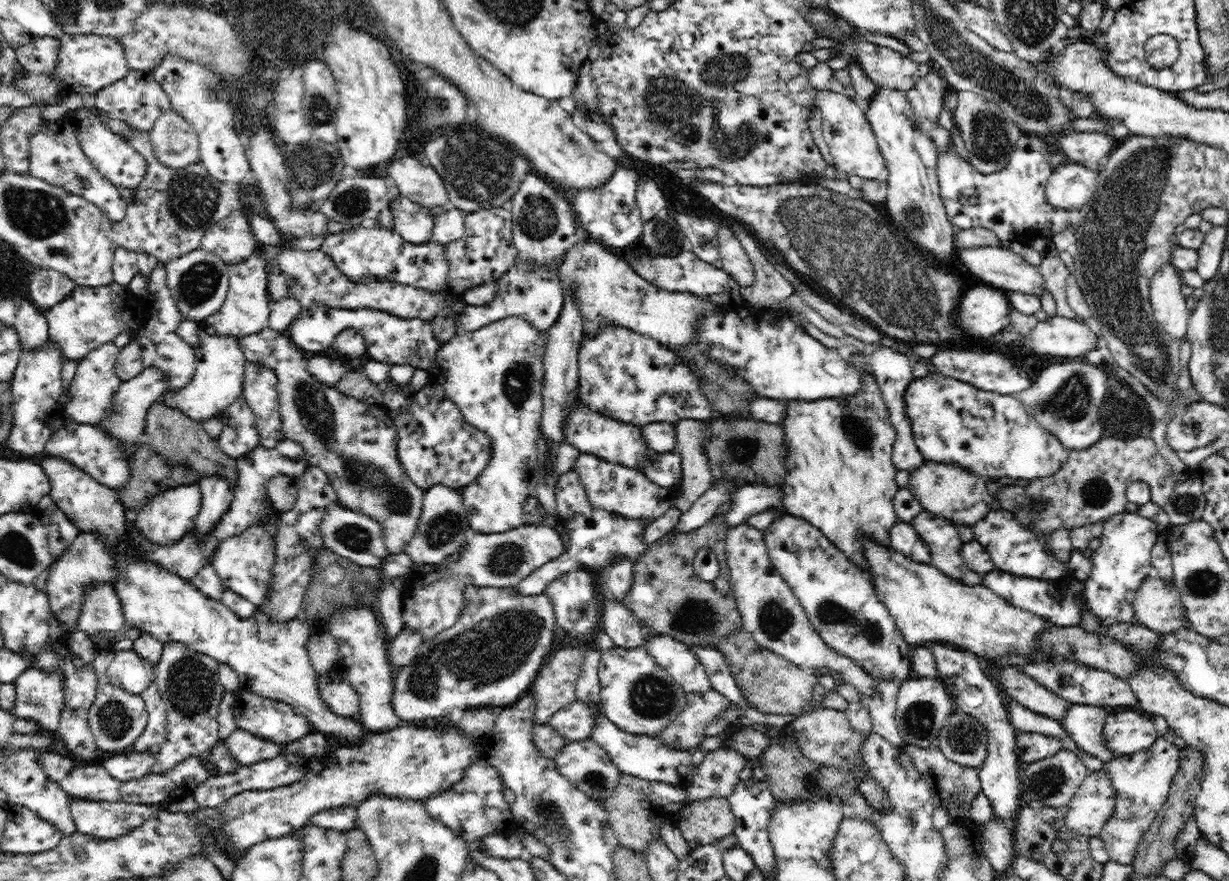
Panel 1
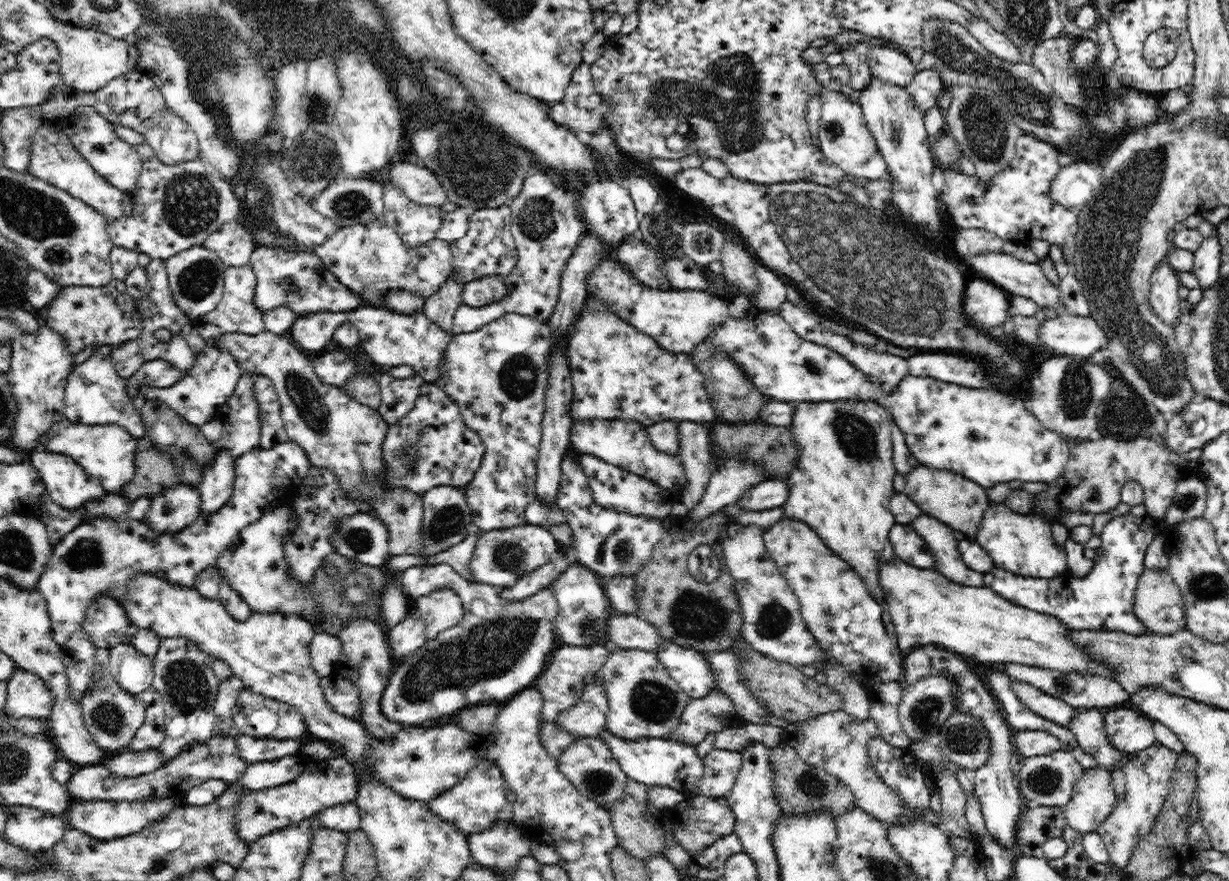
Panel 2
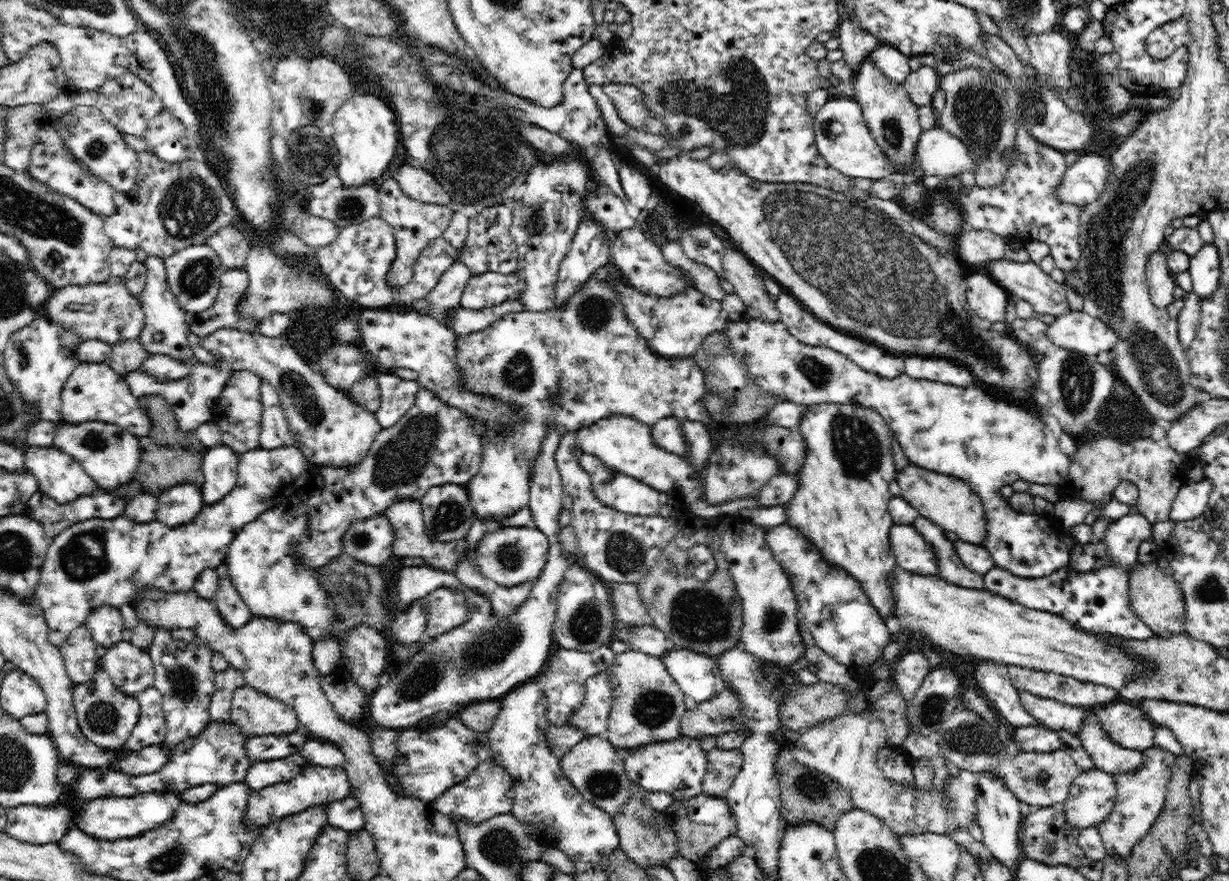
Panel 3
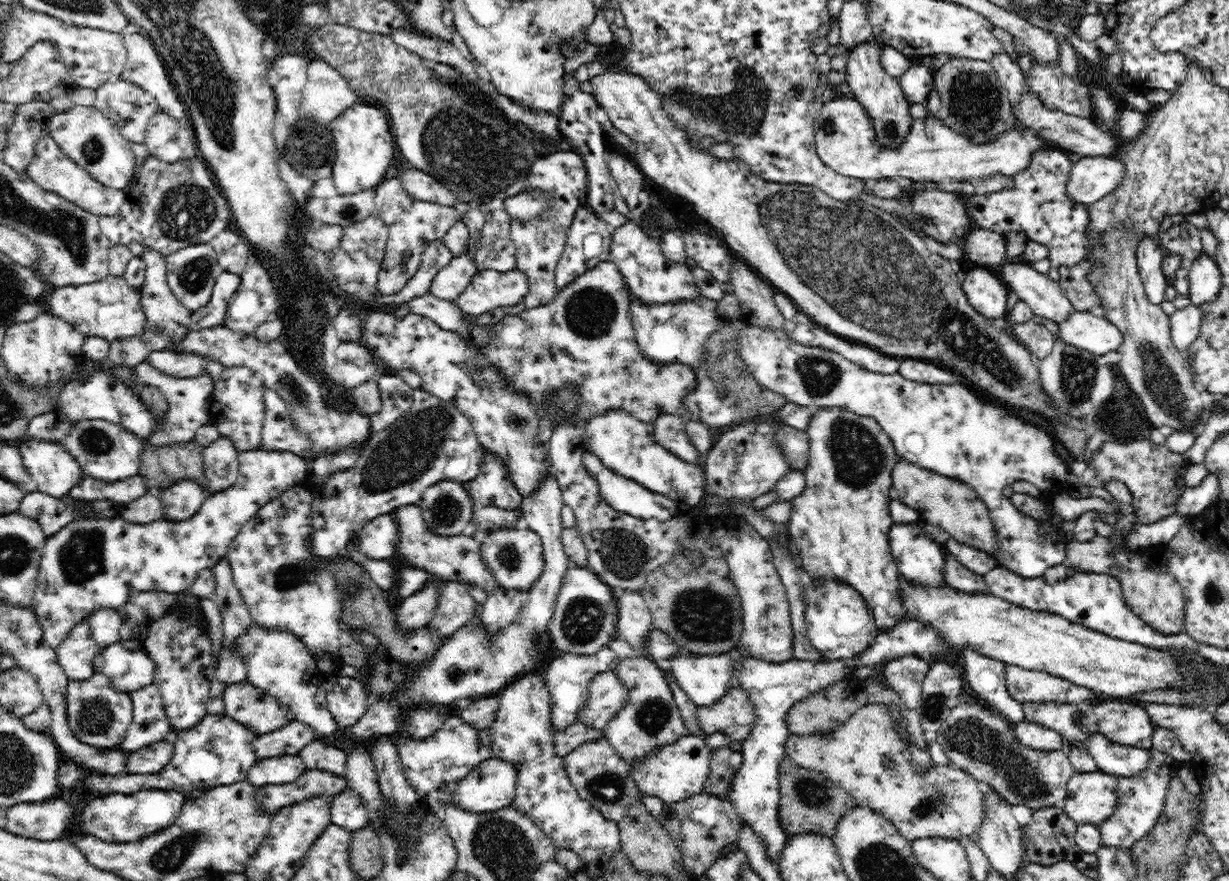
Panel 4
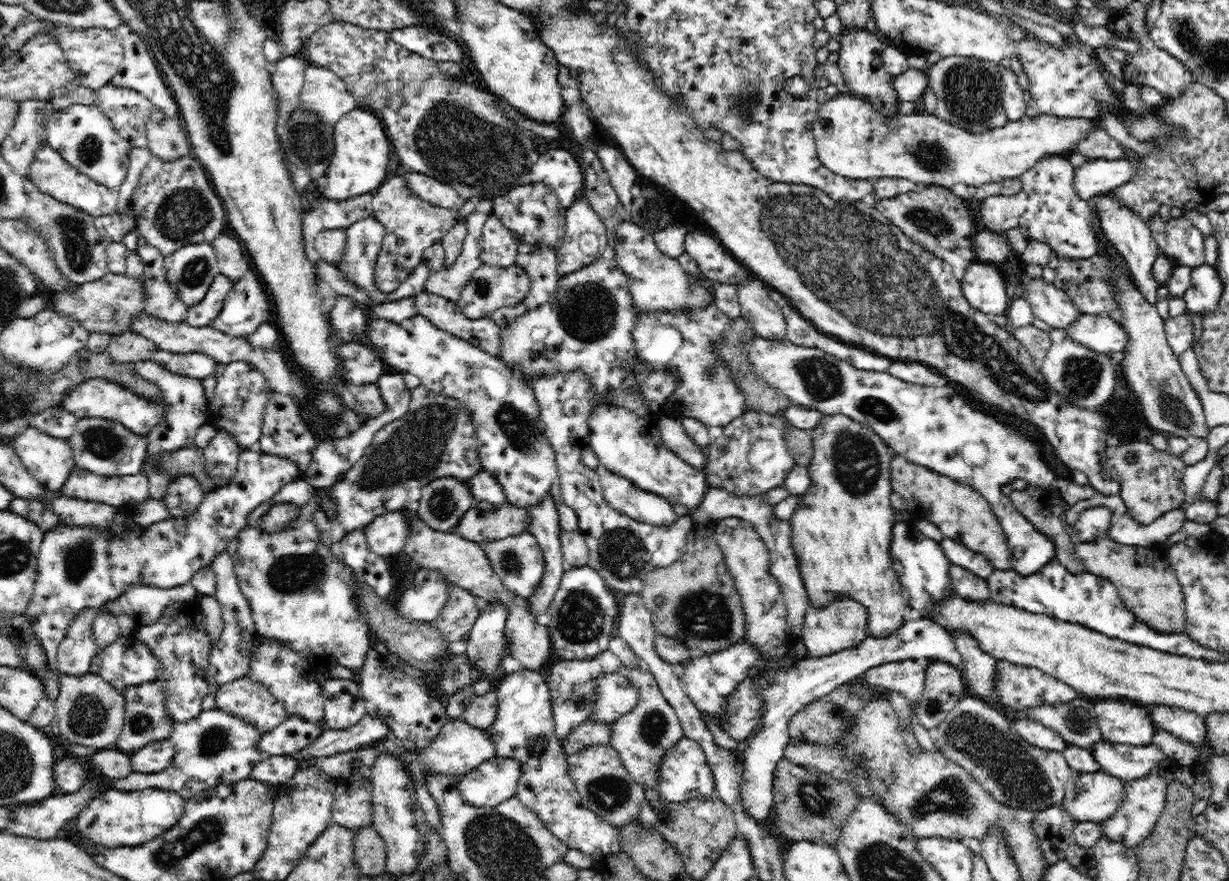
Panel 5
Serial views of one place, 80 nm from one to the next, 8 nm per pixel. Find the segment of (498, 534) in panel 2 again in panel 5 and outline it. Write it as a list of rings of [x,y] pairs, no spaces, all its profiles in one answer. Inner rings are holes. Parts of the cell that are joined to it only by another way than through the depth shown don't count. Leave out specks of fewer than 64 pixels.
[[[524,532],[518,536],[506,536],[500,540],[492,540],[482,544],[482,548],[490,560],[492,569],[500,579],[503,586],[515,596],[530,598],[536,593],[540,580],[544,576],[545,560],[542,549],[534,535]]]

